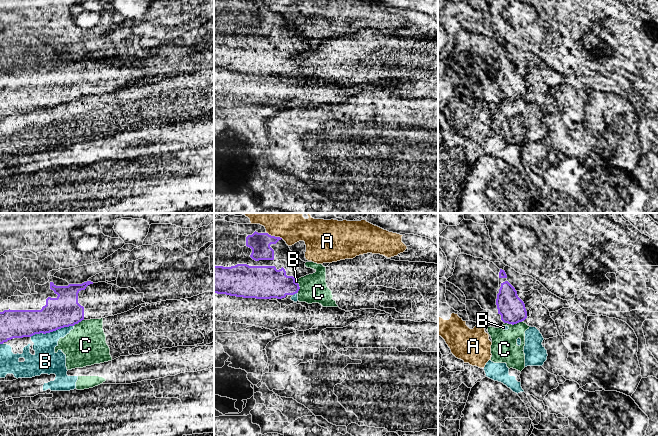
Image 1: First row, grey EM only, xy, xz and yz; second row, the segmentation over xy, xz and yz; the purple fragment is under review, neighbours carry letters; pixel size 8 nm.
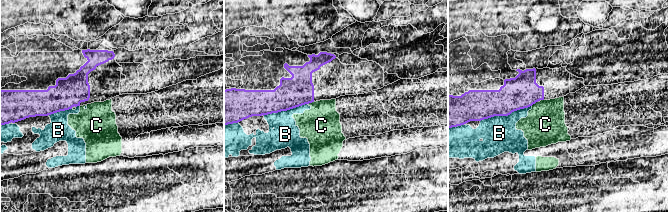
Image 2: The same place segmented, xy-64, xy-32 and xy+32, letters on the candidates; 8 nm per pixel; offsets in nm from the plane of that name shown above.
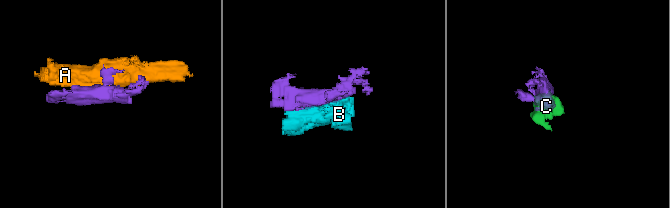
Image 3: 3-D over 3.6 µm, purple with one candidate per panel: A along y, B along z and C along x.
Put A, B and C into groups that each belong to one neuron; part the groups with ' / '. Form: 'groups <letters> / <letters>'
groups A / B C

